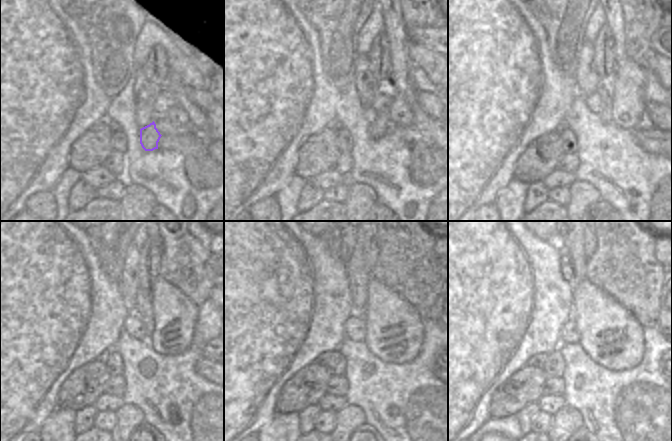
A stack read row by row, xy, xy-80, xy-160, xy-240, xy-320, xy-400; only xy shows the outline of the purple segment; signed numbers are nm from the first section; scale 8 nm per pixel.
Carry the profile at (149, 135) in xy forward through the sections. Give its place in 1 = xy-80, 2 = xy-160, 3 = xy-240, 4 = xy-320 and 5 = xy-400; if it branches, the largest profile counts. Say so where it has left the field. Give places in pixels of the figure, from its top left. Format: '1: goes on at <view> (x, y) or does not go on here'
1: goes on at xy-80 (380, 124)
2: goes on at xy-160 (604, 90)
3: goes on at xy-240 (142, 304)
4: goes on at xy-320 (359, 277)
5: goes on at xy-400 (574, 241)

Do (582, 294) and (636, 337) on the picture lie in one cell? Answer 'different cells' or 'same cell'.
same cell

